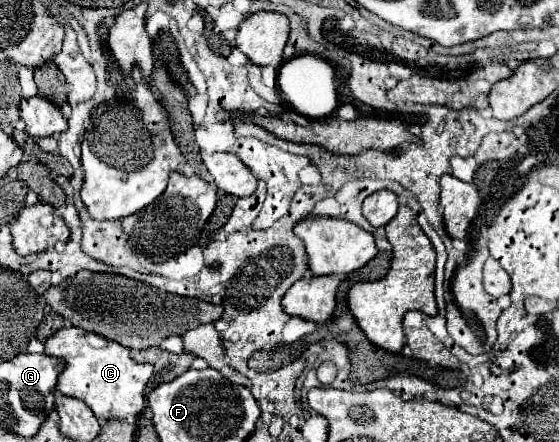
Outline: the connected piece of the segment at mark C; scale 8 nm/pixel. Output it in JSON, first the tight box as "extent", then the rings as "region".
{"extent":[45,327,153,419],"region":[[[63,327],[53,337],[49,337],[45,341],[45,353],[65,361],[65,369],[57,377],[57,389],[67,397],[75,397],[75,399],[85,401],[91,407],[91,411],[95,413],[95,417],[99,417],[99,419],[125,419],[129,415],[137,417],[145,409],[145,387],[153,375],[153,369],[149,363],[135,363],[129,357],[127,347],[123,347],[115,341],[109,341],[101,335],[87,333],[79,327]]]}

